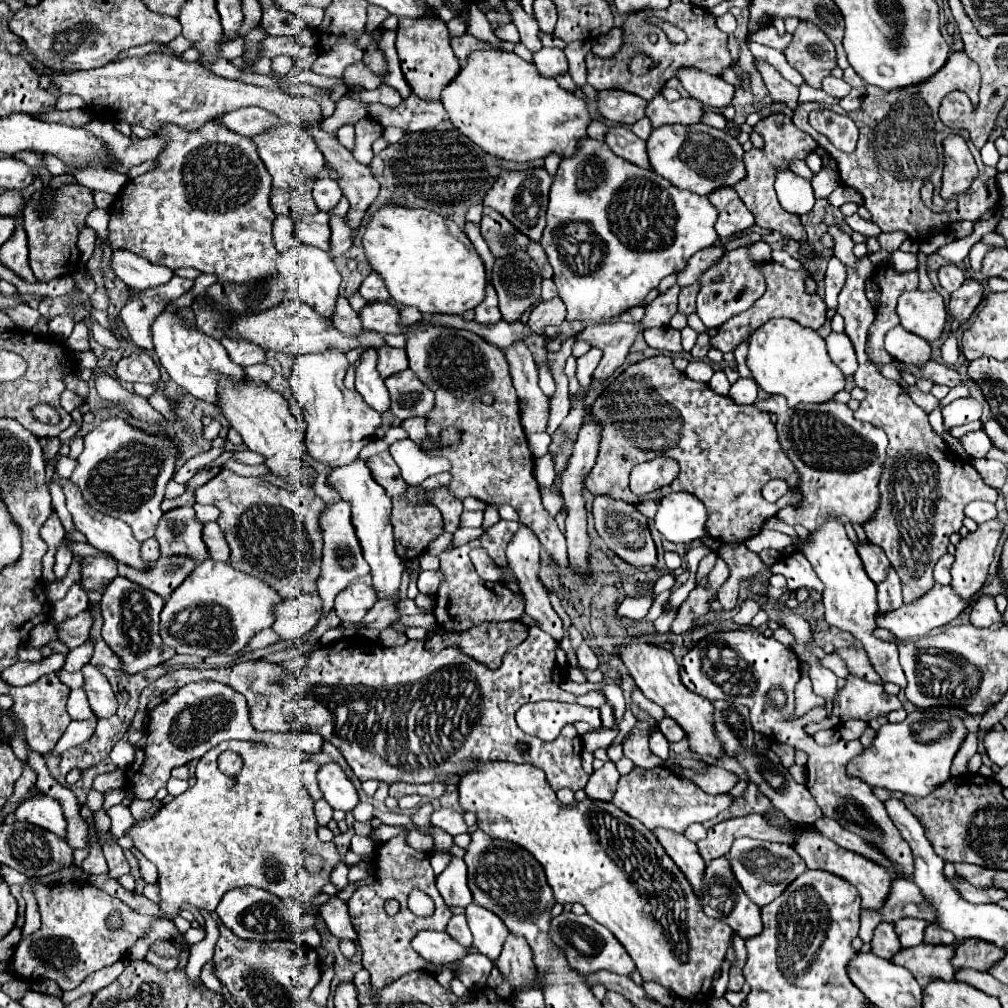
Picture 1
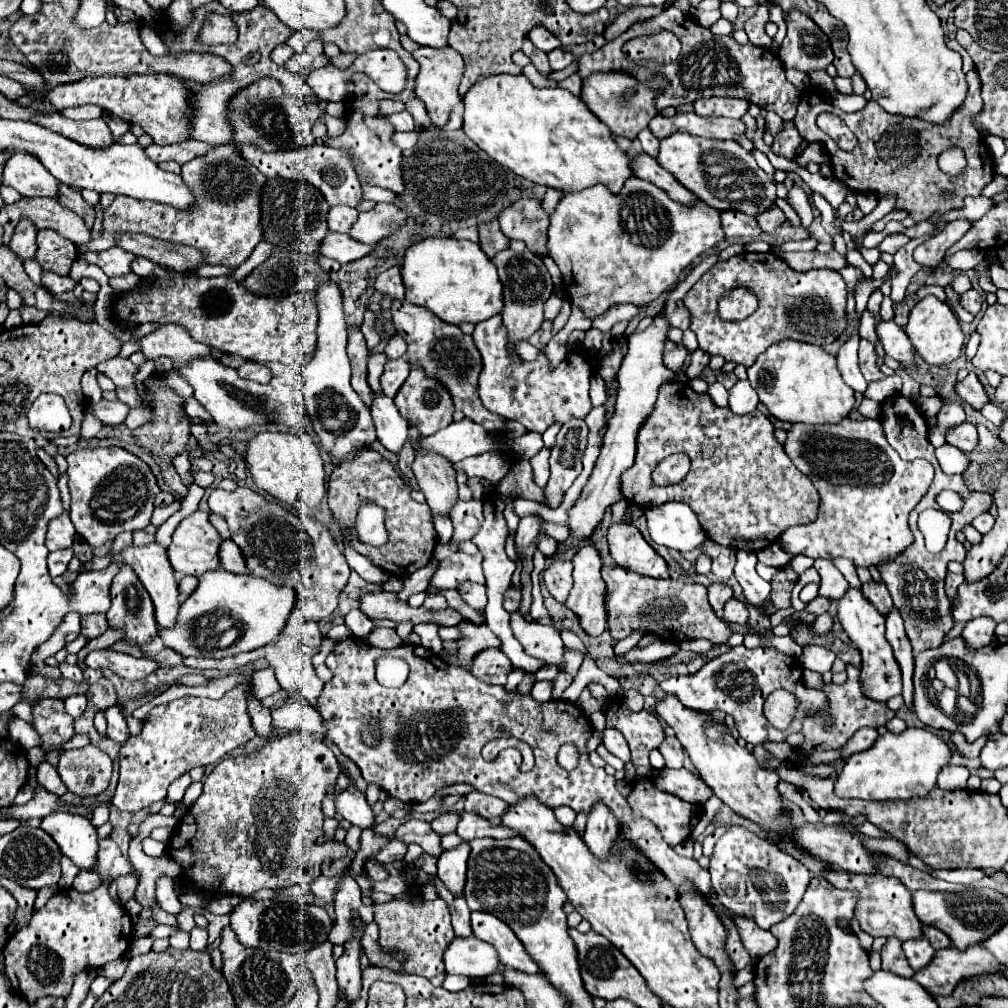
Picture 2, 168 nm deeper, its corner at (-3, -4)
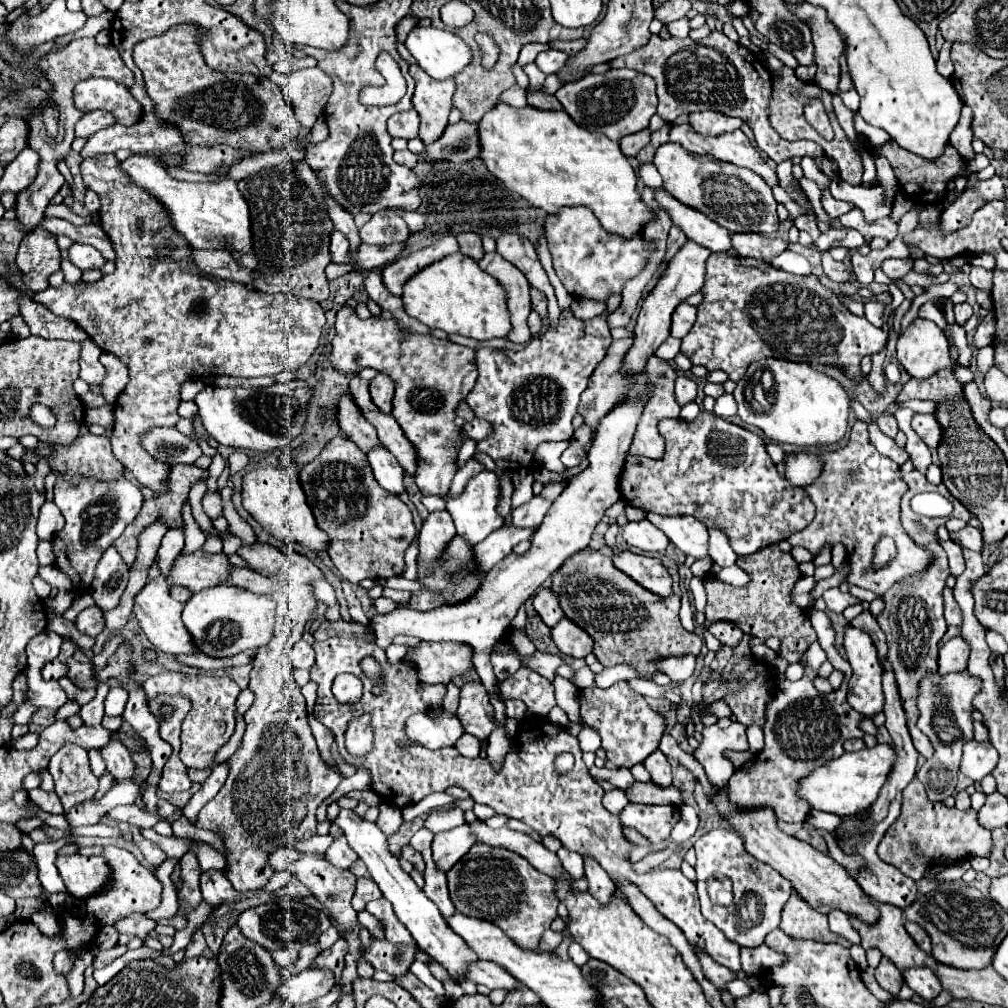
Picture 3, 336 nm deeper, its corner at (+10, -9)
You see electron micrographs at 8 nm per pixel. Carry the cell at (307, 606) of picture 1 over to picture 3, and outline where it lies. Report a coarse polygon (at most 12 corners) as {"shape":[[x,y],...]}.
{"shape":[[301,639],[291,649],[297,669],[311,669],[313,647]]}

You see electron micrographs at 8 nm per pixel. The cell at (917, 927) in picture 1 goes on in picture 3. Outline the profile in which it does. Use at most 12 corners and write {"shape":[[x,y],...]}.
{"shape":[[927,967],[907,969],[905,983],[921,997],[935,999],[941,983]]}

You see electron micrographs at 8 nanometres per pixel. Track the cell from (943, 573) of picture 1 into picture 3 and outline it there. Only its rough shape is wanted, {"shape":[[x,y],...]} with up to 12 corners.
{"shape":[[951,589],[943,591],[945,621],[959,627],[963,615]]}

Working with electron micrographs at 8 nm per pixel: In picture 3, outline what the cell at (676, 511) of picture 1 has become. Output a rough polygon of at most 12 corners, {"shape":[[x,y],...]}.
{"shape":[[647,519],[627,523],[621,537],[627,545],[663,553],[665,533]]}

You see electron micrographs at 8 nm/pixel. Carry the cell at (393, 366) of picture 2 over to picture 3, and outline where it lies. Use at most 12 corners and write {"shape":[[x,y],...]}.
{"shape":[[379,373],[371,381],[373,403],[383,411],[393,409],[393,381]]}

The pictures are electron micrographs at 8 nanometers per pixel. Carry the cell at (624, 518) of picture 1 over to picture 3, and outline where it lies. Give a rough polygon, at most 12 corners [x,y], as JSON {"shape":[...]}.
{"shape":[[629,551],[613,555],[617,569],[659,597],[673,593],[661,559]]}

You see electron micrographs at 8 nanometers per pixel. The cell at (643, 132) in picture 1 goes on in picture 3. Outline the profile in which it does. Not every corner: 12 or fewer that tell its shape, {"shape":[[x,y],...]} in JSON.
{"shape":[[655,165],[639,167],[639,177],[651,189],[663,189]]}

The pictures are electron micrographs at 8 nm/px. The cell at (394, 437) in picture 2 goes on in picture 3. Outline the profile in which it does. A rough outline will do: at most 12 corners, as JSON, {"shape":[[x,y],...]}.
{"shape":[[385,447],[367,453],[377,483],[405,493],[403,467]]}

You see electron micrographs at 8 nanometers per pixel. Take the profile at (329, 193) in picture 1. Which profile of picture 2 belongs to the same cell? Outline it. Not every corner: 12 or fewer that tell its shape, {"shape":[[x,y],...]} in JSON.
{"shape":[[330,206],[328,228],[348,232],[358,218],[350,206]]}

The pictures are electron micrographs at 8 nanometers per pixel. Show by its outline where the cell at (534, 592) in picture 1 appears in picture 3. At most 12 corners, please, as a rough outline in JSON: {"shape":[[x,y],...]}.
{"shape":[[533,497],[517,507],[511,523],[537,527],[551,507],[551,499]]}

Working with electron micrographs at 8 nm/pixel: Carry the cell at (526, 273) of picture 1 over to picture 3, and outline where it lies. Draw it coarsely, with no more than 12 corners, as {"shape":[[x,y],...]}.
{"shape":[[485,253],[479,267],[507,291],[513,323],[509,341],[531,341],[527,315],[531,285],[499,253]]}

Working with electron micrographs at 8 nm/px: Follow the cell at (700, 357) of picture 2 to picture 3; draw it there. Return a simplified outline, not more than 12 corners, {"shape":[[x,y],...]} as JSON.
{"shape":[[677,377],[675,399],[683,405],[697,397],[695,381]]}

